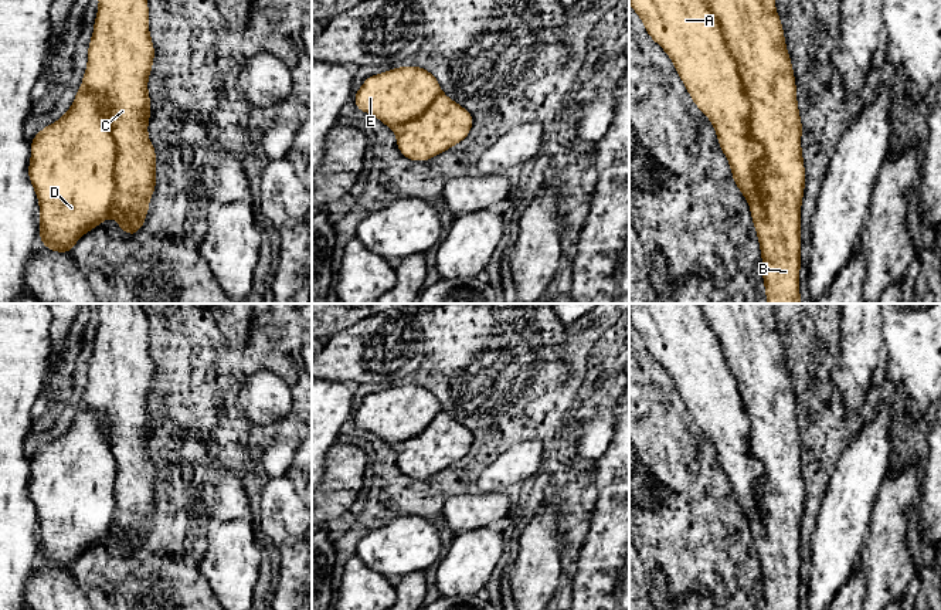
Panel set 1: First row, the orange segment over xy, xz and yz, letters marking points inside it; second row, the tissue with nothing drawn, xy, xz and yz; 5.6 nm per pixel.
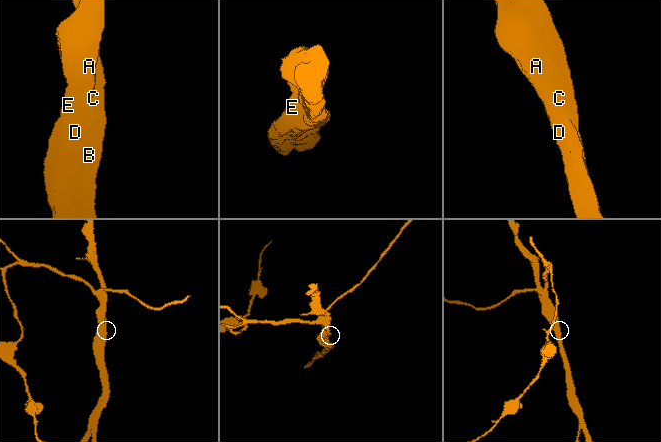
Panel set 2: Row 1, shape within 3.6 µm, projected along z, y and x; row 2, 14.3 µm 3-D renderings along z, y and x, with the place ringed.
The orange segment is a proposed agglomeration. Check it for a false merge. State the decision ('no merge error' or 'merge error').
merge error

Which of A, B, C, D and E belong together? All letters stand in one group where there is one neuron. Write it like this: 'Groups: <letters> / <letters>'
Groups: A D E / B C

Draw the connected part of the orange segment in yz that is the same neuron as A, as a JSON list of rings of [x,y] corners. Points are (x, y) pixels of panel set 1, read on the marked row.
[[[629,0],[629,4],[641,17],[649,37],[673,61],[694,105],[710,119],[717,132],[719,145],[730,163],[734,183],[751,203],[761,189],[755,180],[755,166],[764,156],[764,148],[750,135],[748,98],[717,17],[706,0]]]

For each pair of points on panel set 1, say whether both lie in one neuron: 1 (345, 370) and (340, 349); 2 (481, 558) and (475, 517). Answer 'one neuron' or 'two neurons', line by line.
1: one neuron
2: two neurons

